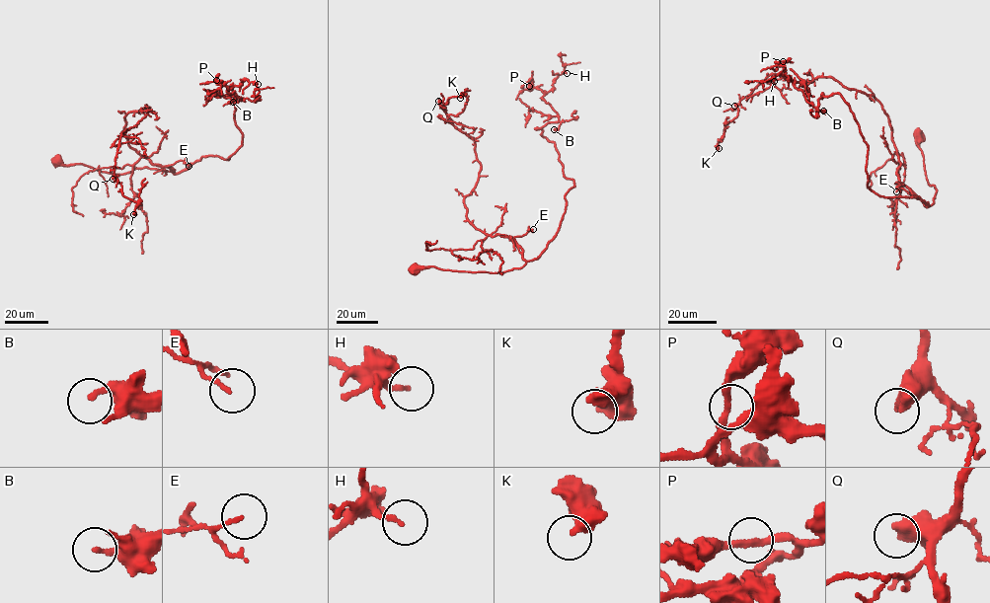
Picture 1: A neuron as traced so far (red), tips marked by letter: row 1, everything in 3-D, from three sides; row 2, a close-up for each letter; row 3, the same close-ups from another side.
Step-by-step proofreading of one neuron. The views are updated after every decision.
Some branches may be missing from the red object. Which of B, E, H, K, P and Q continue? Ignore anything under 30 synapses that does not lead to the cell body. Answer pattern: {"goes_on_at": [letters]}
{"goes_on_at": []}

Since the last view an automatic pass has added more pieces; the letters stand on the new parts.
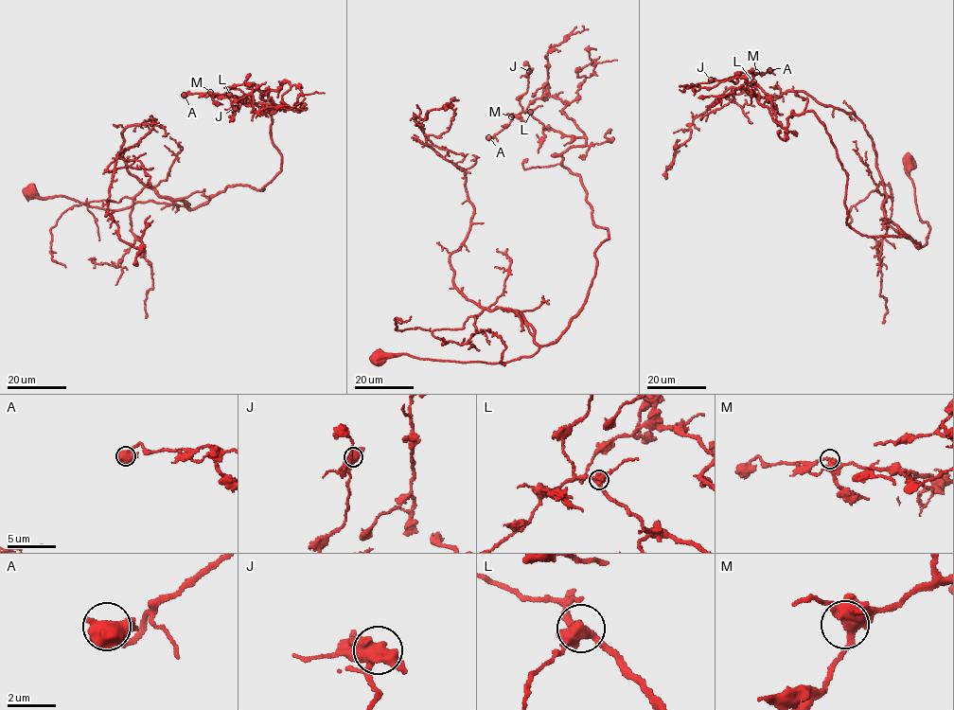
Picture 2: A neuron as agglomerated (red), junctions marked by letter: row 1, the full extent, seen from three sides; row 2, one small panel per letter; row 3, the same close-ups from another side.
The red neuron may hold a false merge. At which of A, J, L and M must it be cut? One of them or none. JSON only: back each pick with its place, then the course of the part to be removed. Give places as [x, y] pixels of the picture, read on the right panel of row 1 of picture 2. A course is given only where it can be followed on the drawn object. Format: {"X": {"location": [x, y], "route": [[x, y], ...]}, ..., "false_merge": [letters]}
{"false_merge": []}

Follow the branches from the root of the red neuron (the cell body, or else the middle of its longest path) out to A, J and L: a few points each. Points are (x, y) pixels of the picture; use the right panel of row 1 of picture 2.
A: (909, 161), (927, 244), (856, 232), (830, 134), (809, 110), (781, 125), (751, 78), (769, 70)
J: (909, 161), (930, 230), (918, 249), (846, 222), (846, 171), (813, 111), (783, 127), (751, 79), (711, 79)
L: (909, 161), (930, 230), (918, 249), (851, 227), (824, 125), (809, 110), (783, 127), (753, 81)

